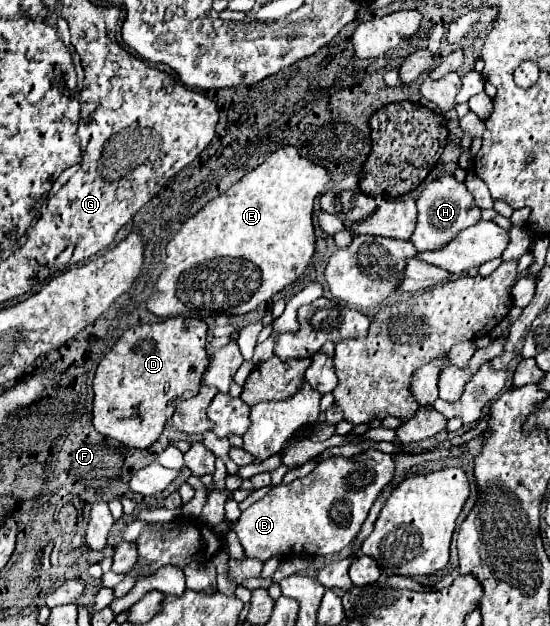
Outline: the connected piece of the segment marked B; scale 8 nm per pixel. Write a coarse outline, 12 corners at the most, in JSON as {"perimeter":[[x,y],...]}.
{"perimeter":[[377,448],[321,460],[235,524],[245,556],[327,556],[393,480]]}

